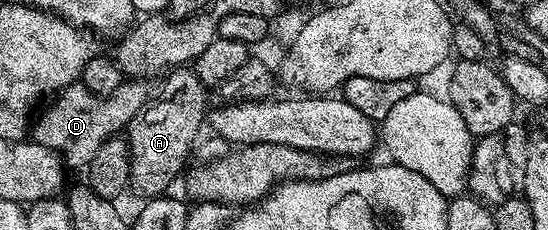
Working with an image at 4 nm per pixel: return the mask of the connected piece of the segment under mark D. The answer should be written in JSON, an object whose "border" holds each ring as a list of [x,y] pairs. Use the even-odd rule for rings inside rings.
{"border":[[[81,81],[69,83],[49,100],[50,108],[33,120],[33,142],[58,152],[71,168],[85,168],[92,161],[96,149],[100,149],[104,141],[115,138],[121,127],[122,130],[129,128],[140,113],[152,91],[146,83],[149,82],[123,81],[113,93],[103,96],[91,93]]]}

